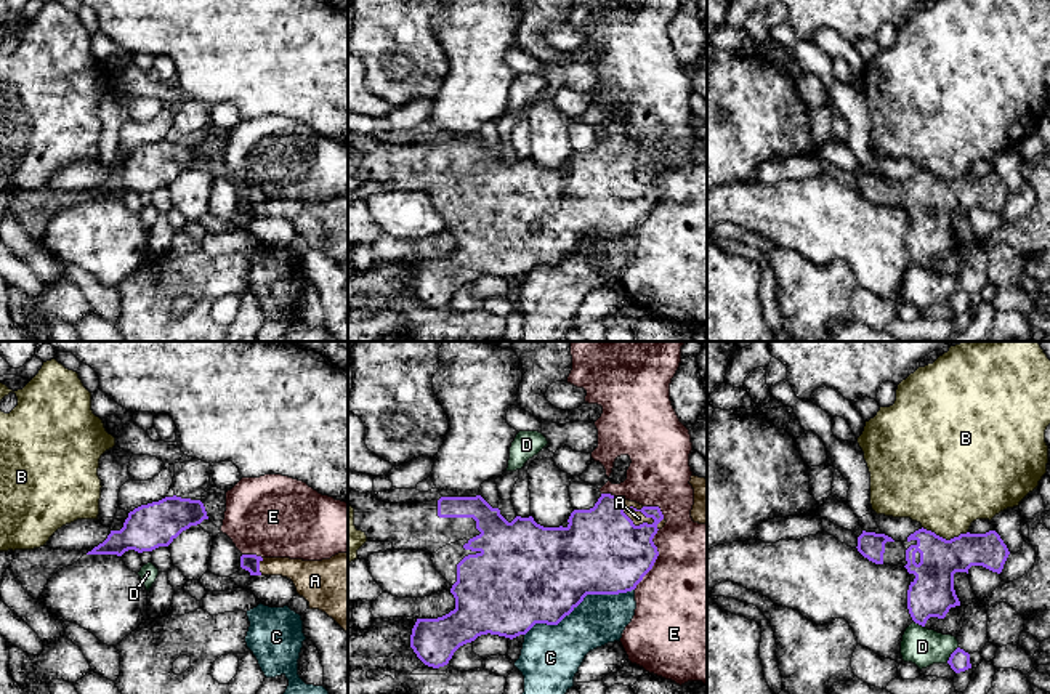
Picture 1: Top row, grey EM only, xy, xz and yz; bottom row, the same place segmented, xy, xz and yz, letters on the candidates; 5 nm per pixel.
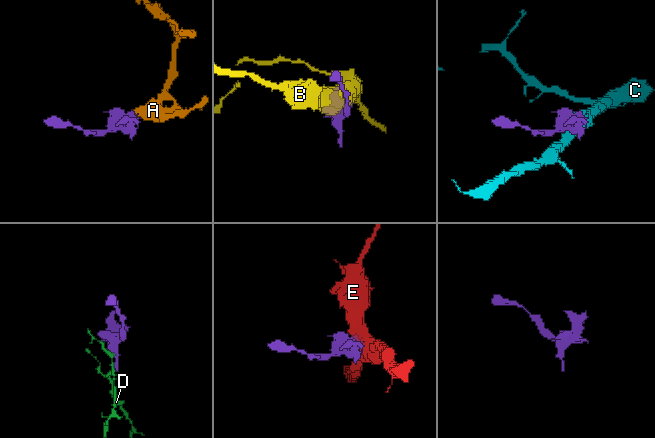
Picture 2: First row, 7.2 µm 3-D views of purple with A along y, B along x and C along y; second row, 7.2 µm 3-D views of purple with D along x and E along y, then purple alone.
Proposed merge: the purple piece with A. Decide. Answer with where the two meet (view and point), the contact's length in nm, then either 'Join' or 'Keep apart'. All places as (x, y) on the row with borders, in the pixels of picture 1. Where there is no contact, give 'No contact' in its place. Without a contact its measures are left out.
Touches purple at xz (632, 523). Shared border 220 nm. Join

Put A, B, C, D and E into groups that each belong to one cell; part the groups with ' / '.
A / B / C / D / E

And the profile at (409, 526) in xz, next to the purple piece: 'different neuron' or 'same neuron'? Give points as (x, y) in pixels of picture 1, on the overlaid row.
same neuron

